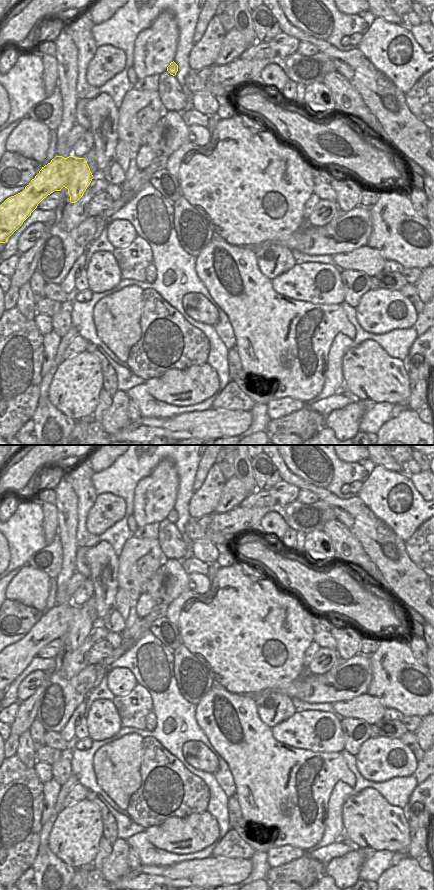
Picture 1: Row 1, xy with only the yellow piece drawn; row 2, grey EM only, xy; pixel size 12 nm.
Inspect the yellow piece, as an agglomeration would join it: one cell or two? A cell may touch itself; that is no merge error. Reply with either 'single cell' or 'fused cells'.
single cell

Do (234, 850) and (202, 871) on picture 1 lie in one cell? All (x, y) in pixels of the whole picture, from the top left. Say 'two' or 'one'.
two

